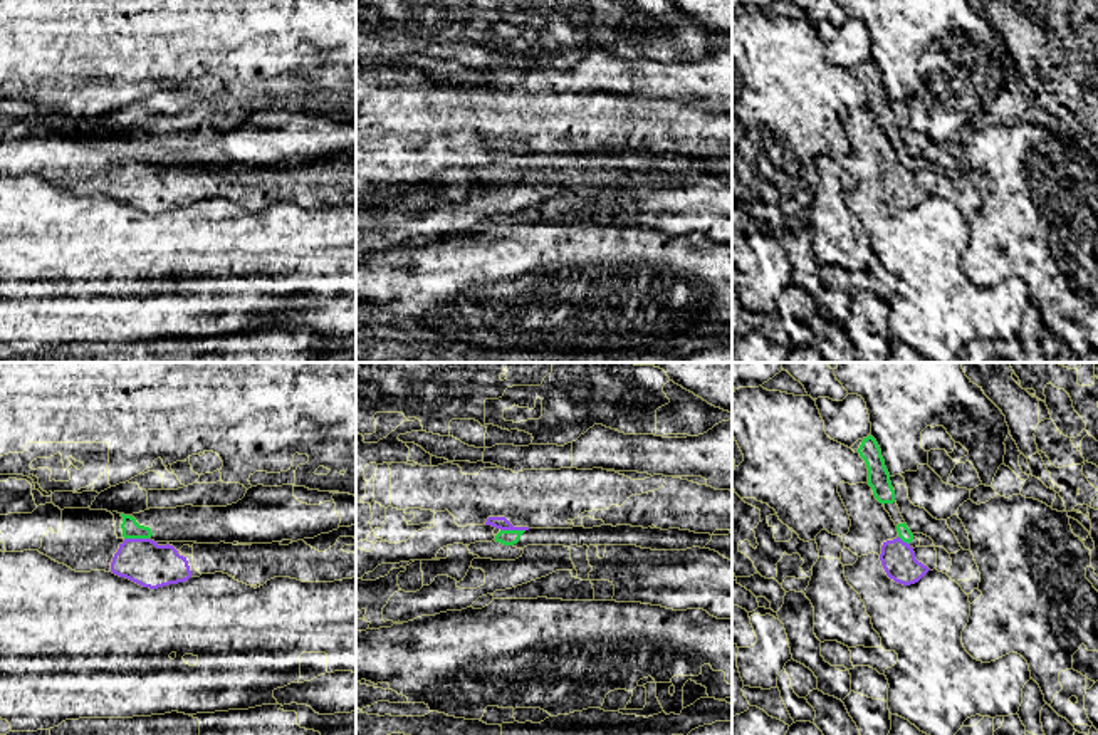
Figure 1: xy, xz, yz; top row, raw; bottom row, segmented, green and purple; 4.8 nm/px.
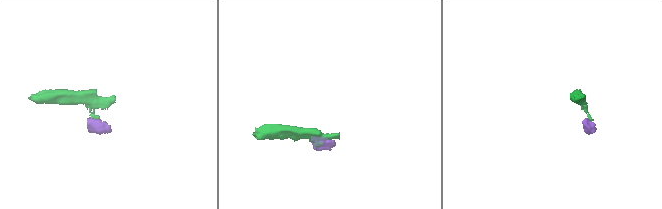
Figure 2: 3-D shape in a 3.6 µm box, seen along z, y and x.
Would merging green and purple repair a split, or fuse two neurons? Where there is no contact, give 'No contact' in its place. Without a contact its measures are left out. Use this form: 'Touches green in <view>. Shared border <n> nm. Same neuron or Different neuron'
Touches green in xy. Shared border 120 nm. Different neuron

